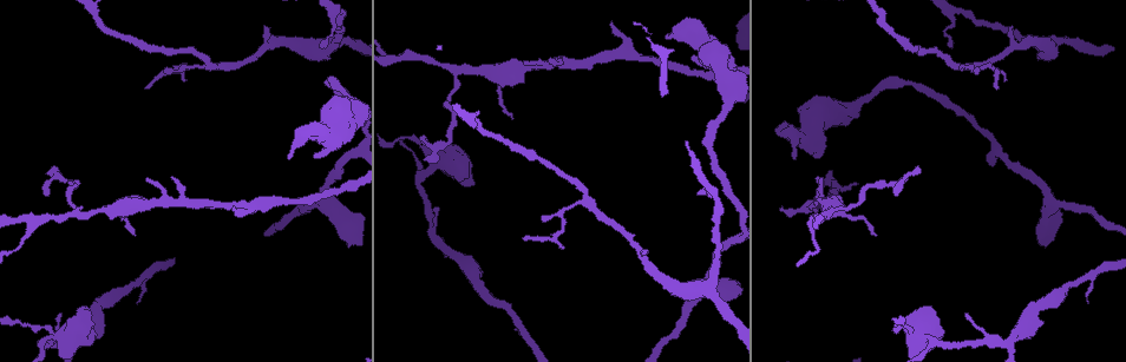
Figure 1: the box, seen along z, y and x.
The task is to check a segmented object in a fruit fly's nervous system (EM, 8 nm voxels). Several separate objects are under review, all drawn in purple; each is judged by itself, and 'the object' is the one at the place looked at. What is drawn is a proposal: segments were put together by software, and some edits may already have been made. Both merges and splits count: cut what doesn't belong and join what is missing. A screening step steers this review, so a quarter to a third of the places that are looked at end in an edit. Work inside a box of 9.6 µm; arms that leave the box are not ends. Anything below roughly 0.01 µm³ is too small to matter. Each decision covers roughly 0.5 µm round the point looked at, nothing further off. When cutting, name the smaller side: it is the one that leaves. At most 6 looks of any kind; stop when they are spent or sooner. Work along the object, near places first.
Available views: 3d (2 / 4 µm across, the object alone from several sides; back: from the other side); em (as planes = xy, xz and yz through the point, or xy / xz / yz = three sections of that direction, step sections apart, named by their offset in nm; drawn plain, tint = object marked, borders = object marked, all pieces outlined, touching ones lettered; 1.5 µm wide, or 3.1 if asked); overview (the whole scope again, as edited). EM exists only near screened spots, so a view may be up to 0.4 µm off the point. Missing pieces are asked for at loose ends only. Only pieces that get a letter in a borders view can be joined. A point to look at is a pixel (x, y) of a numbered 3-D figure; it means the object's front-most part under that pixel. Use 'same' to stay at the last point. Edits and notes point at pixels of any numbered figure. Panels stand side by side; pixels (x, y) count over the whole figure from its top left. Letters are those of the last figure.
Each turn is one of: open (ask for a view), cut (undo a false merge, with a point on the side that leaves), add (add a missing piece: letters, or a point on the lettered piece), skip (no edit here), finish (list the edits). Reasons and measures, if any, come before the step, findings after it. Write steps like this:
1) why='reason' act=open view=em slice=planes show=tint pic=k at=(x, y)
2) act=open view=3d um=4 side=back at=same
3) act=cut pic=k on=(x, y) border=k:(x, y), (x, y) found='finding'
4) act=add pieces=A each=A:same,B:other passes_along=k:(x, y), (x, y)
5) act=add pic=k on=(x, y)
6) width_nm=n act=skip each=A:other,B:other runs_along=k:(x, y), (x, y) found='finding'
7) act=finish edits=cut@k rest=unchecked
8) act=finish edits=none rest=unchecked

why='thin end' act=open view=em slice=xy step=8 show=tint pic=1 at=(998, 86)

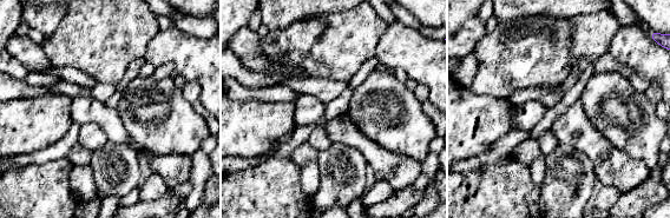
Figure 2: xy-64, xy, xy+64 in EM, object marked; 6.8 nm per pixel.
act=open view=em slice=planes show=tint at=same

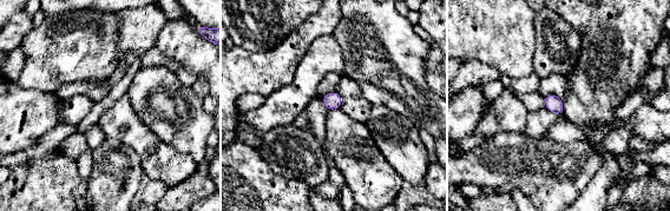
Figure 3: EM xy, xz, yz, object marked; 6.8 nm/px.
why='see the neighbours' act=open view=em slice=planes show=borders at=same

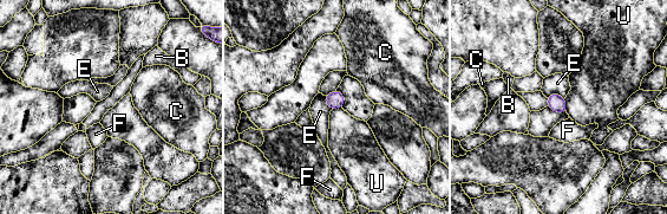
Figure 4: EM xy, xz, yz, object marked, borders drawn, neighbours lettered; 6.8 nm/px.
longest_contact=E:120nm act=skip each=B:other,C:other,E:other,F:other,U:other border=4:(563, 98), (567, 111) found='none of them fits'

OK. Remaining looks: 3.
why='branch stops here' act=open view=em slice=planes show=plain pic=1 at=(794, 158)

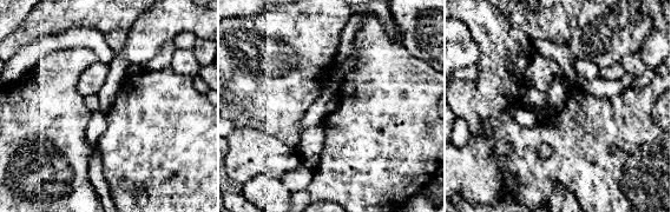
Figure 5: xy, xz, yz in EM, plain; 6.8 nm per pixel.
why='what lies round it' act=open view=em slice=planes show=borders at=same

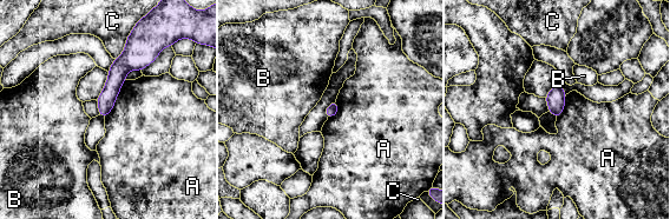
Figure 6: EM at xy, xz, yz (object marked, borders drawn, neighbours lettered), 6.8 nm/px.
act=skip each=A:other,B:other,C:other runs_along=6:(129, 45), (103, 113) found='no lettered piece goes on from it'

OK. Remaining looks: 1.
why='a narrow waist' act=open view=em slice=planes show=borders pic=1 at=(910, 84)

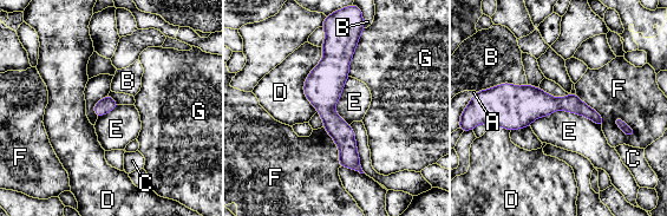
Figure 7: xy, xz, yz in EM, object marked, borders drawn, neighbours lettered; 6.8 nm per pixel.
width_nm=100 longest_contact=E:500nm act=skip each=A:other,B:other,C:other,D:other,E:other,F:other,G:other found='continuous, no second cell'

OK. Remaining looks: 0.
act=finish edits=none rest=unchecked

